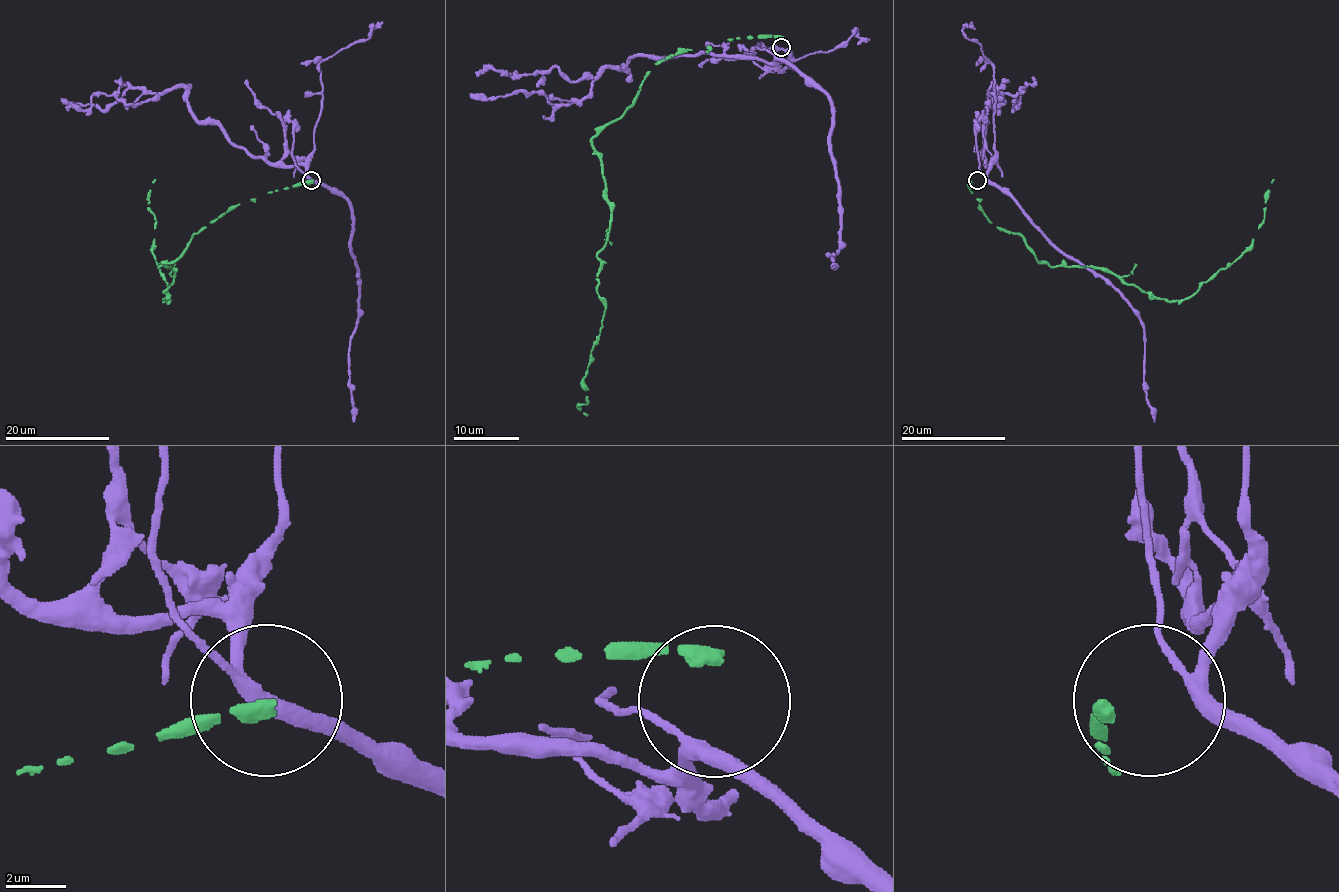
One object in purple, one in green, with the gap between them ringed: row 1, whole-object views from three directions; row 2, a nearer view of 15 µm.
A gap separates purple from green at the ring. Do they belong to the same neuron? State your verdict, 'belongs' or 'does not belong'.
does not belong

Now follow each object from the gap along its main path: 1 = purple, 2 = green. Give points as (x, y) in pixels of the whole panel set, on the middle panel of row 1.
1: (780, 56), (633, 56), (566, 105), (537, 92), (470, 93)
2: (780, 40), (678, 50), (592, 139), (611, 215), (597, 254), (605, 311), (587, 402), (577, 406), (587, 415)

